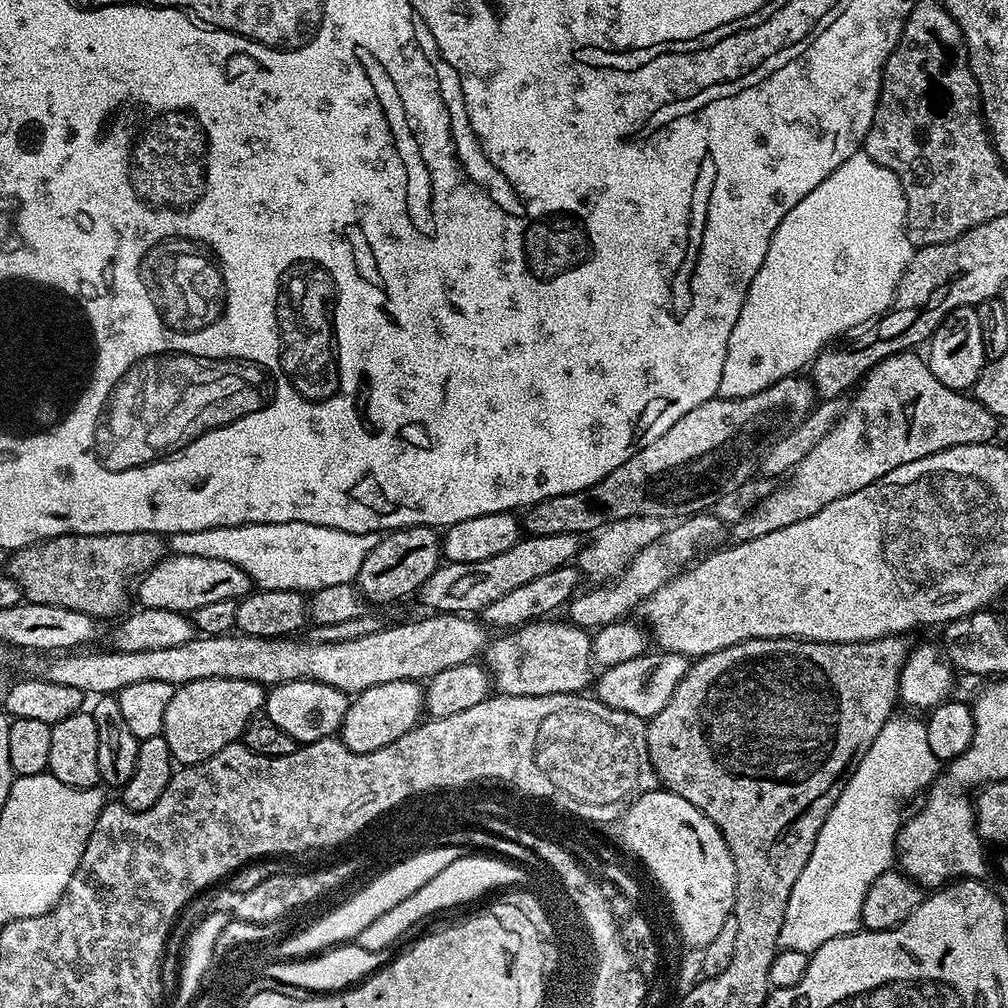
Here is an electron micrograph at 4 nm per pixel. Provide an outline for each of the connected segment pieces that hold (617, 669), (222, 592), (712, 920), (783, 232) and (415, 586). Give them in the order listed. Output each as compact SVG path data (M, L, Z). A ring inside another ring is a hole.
M649 650L630 662L618 662L618 666L603 669L594 680L595 699L614 710L640 716L647 722L654 714L658 714L658 710L662 710L662 706L666 706L666 702L670 702L678 682L682 682L688 673L689 663L689 657L677 652Z
M175 554L165 555L164 559L159 560L155 566L144 576L141 576L134 588L134 596L138 601L139 607L157 608L158 610L174 610L191 614L198 610L198 606L207 606L210 602L218 602L222 598L230 598L239 601L241 598L253 591L252 579L245 574L234 562L226 562L222 558L194 558L193 556L178 556Z
M657 790L642 794L634 802L631 814L627 815L624 824L626 846L631 846L634 854L646 862L650 871L660 879L660 883L667 889L673 900L677 914L673 916L675 931L679 939L685 940L695 950L703 950L710 942L714 942L718 930L722 930L722 922L732 915L732 907L736 901L736 871L734 858L722 838L722 834L686 798L667 790Z
M863 150L846 158L846 162L842 162L842 166L838 166L838 170L830 174L830 178L814 186L814 190L810 190L810 194L806 194L806 198L802 198L802 202L798 202L798 206L794 206L794 210L790 210L790 214L782 218L778 230L774 230L774 238L770 238L770 250L766 250L766 258L762 258L762 266L758 266L758 274L754 274L754 282L750 282L750 290L746 290L746 302L742 302L742 314L738 314L738 322L734 322L734 330L730 330L730 342L726 346L726 366L722 366L719 395L723 398L746 398L750 394L758 394L758 390L766 390L766 386L807 369L821 352L833 342L839 341L836 339L843 332L856 327L859 329L883 316L891 308L902 274L912 260L914 249L906 227L907 209L899 178L886 166L878 166L878 162L874 162Z
M435 527L397 528L373 543L370 554L366 554L366 562L362 562L358 587L369 605L392 604L407 596L415 597L426 578L430 578L441 563L442 536Z

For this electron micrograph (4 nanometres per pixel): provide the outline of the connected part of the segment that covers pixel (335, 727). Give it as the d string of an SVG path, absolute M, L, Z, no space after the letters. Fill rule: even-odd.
M295 680L269 687L262 712L270 718L270 722L274 722L274 726L286 730L286 734L290 734L297 745L302 745L318 742L327 736L336 736L346 718L349 703L349 693L334 686L313 680Z

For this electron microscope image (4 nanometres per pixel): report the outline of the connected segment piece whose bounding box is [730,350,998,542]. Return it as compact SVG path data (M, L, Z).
M916 350L896 352L868 371L855 389L856 397L847 401L839 422L829 430L826 438L822 438L822 442L818 442L818 446L814 446L814 450L810 450L810 454L798 462L791 475L781 483L785 484L774 489L765 498L764 504L758 505L745 520L738 521L733 530L731 527L730 536L733 536L733 541L762 538L762 534L782 530L782 526L794 526L794 522L802 522L818 514L818 510L830 502L846 498L854 494L854 490L862 490L862 486L875 484L878 478L890 474L890 470L906 466L906 462L933 456L935 452L954 446L986 444L995 437L992 435L998 427L996 416L990 414L990 410L986 410L986 406L979 404L971 395L942 386L942 382L938 382L938 378L934 378L928 369L927 359L918 353Z

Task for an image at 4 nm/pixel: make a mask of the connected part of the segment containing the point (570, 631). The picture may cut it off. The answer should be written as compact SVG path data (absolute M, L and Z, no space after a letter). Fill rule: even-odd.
M545 618L513 628L491 641L482 653L483 663L492 678L495 691L501 696L545 696L546 694L583 693L593 683L592 636L576 624L560 618Z

